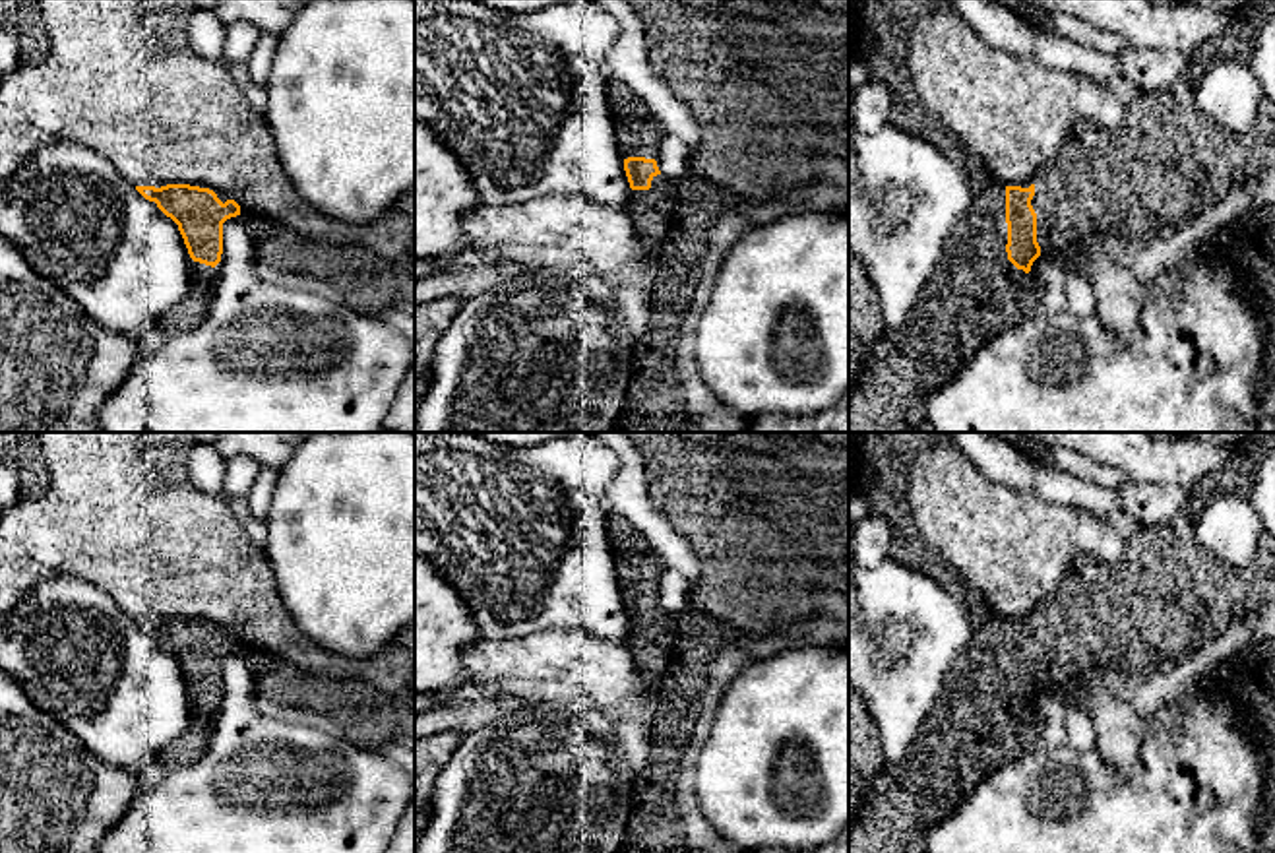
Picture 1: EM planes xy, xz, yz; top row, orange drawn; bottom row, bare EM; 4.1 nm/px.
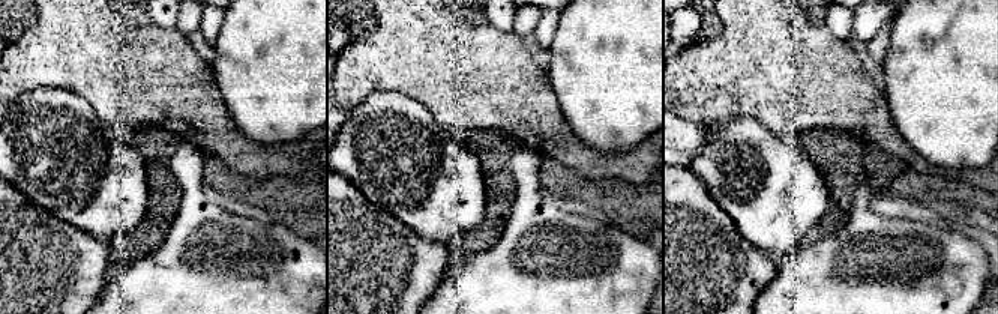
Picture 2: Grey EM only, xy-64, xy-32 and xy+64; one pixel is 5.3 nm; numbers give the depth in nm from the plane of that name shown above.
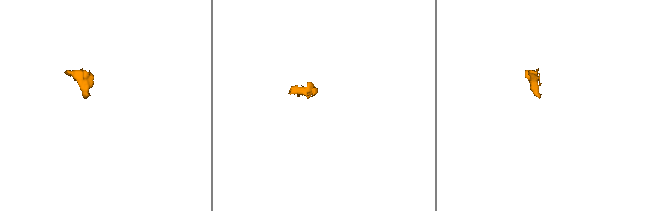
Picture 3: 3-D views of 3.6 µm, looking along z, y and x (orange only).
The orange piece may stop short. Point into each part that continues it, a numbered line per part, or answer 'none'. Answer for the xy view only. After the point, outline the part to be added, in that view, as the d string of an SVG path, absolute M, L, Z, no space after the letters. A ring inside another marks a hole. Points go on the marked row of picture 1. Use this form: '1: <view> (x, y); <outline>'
1: xy (192, 309); M194 262L188 295L149 326L147 333L138 341L140 353L155 351L165 339L198 328L207 316L215 291L215 269Z

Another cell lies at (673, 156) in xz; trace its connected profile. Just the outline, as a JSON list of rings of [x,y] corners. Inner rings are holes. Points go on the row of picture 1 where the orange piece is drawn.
[[[663,136],[657,147],[657,167],[663,176],[678,178],[690,167],[690,151],[692,147],[678,136]]]

